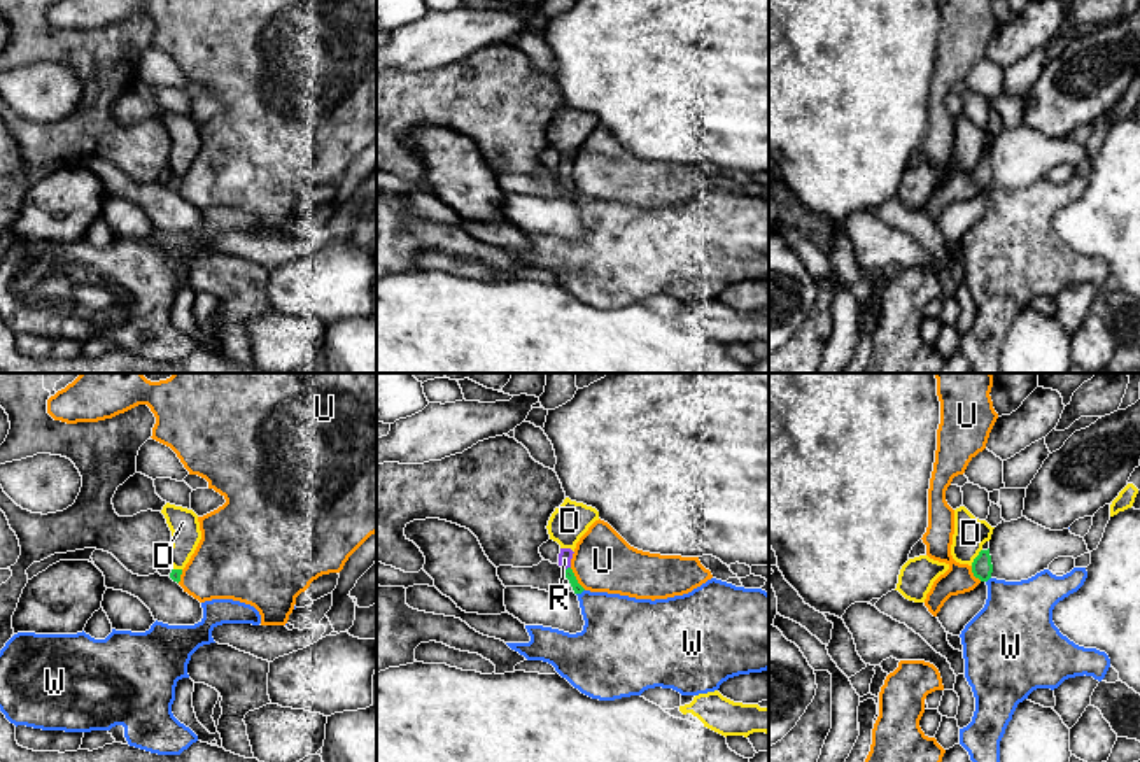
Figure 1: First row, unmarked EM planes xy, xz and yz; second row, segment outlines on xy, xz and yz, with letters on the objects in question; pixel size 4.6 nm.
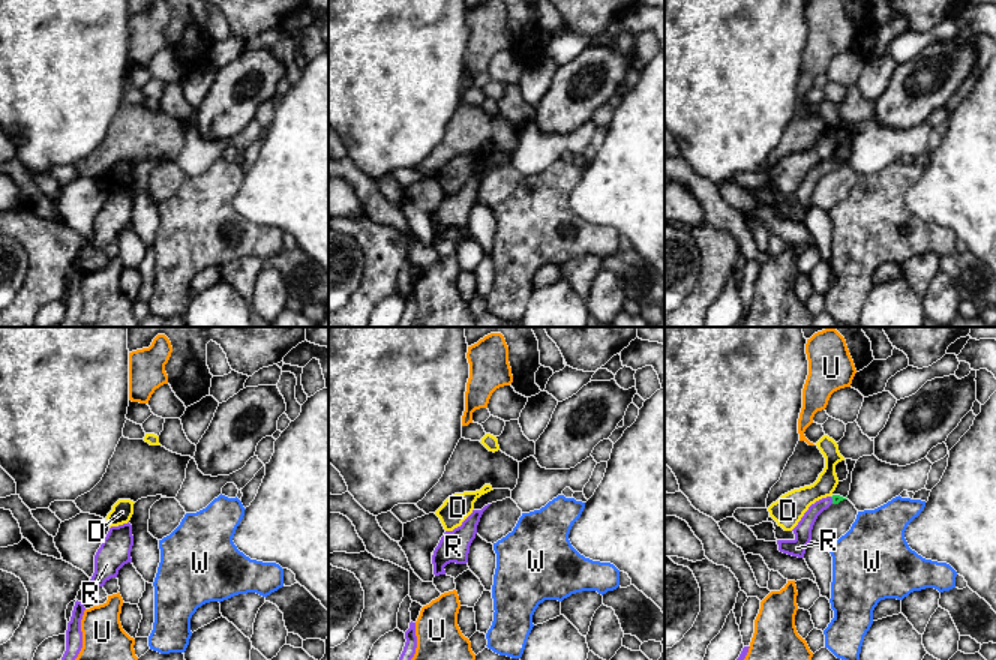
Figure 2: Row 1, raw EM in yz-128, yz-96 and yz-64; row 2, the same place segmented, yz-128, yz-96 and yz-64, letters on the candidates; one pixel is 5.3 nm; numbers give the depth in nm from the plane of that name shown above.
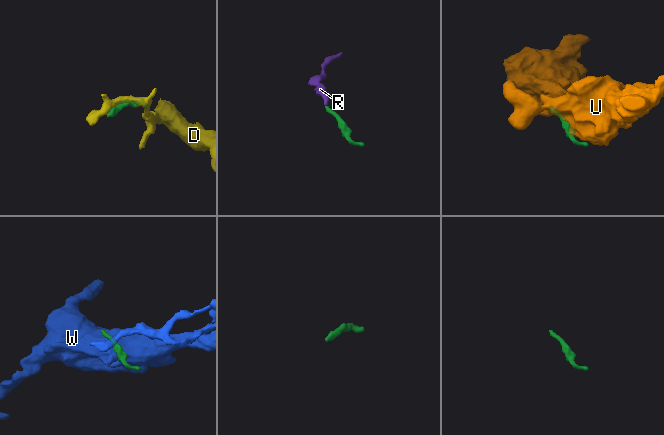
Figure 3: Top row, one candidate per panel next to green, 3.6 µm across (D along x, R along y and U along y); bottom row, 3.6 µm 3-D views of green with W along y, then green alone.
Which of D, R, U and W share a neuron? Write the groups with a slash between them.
D / R / U / W

